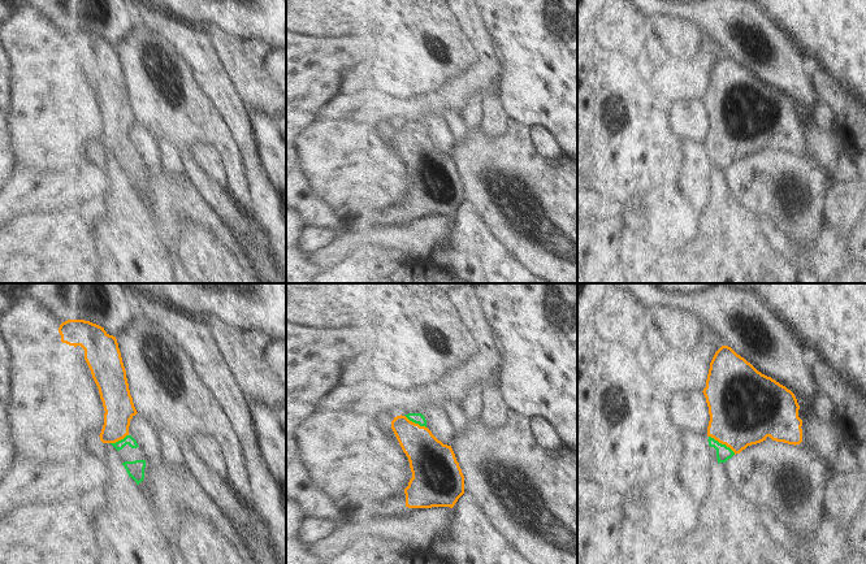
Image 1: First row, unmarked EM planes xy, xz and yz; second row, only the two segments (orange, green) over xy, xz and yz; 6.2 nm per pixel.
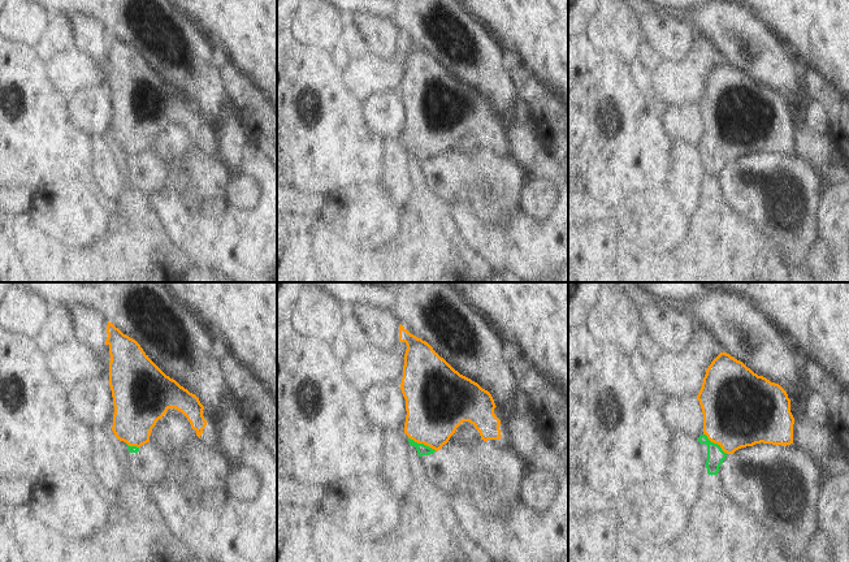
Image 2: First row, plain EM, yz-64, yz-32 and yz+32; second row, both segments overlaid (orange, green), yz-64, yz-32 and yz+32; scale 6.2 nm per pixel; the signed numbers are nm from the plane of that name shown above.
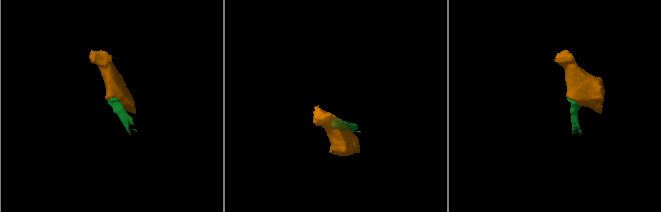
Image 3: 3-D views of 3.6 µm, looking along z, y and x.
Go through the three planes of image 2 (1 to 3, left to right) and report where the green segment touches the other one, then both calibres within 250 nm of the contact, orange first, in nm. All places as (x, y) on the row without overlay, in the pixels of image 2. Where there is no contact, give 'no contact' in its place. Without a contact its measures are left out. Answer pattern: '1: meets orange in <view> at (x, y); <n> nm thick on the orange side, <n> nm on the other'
1: meets orange in yz-64 at (133, 154); 300 nm thick on the orange side, 50 nm on the other
2: meets orange in yz-32 at (423, 151); 380 nm thick on the orange side, 70 nm on the other
3: meets orange in yz+32 at (715, 151); 460 nm thick on the orange side, 110 nm on the other

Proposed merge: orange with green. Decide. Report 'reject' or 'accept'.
accept

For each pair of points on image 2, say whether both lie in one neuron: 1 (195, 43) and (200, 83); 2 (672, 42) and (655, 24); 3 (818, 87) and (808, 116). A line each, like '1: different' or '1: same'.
1: same
2: same
3: different

